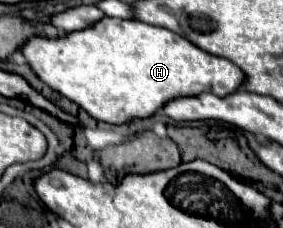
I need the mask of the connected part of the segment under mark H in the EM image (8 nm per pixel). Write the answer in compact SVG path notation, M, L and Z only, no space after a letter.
M110 17L64 39L32 37L20 53L54 91L80 105L94 119L116 125L152 117L172 99L200 93L226 97L238 91L246 79L232 61L202 51L178 33L142 21Z

